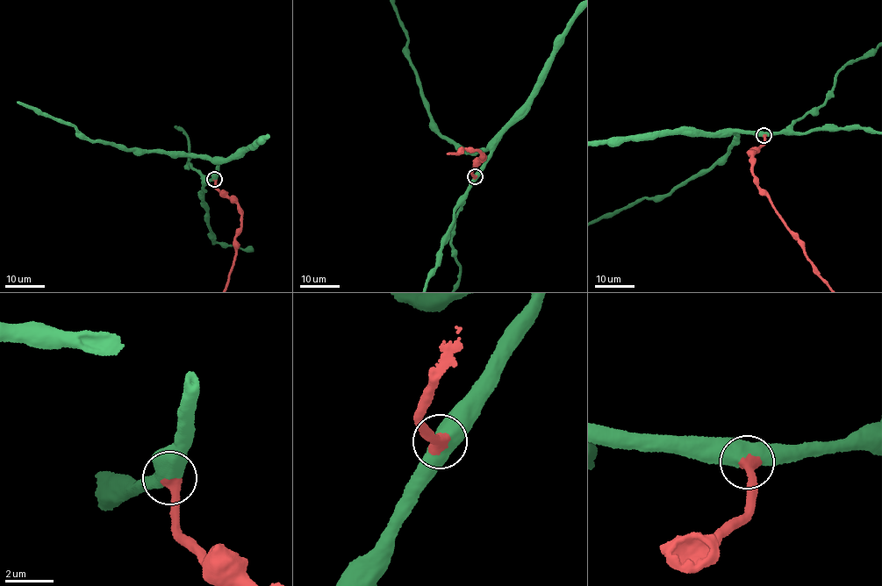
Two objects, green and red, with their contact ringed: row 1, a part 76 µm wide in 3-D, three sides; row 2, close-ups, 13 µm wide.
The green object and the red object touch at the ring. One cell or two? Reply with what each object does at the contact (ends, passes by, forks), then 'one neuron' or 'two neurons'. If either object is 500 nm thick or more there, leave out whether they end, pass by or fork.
one neuron

